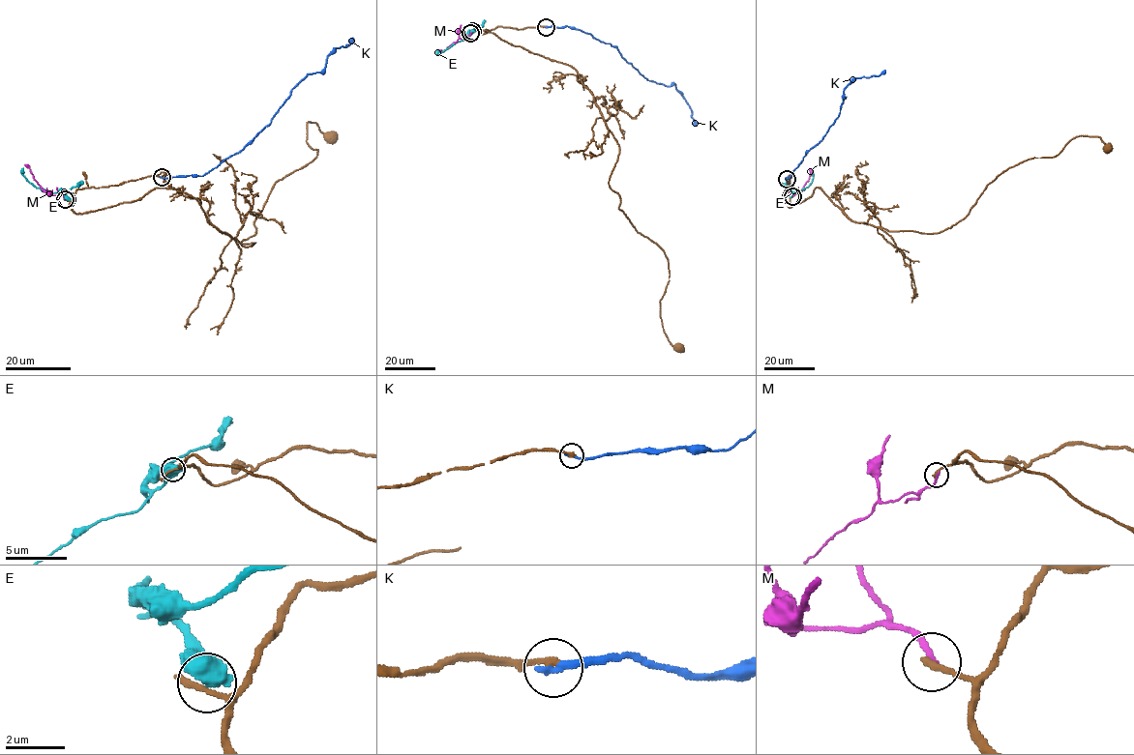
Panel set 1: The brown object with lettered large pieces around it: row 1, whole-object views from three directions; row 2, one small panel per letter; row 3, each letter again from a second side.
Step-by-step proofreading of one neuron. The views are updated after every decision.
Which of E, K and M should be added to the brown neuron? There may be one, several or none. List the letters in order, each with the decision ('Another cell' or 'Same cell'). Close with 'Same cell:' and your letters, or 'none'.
E: Another cell
K: Another cell
M: Another cell
Same cell: none

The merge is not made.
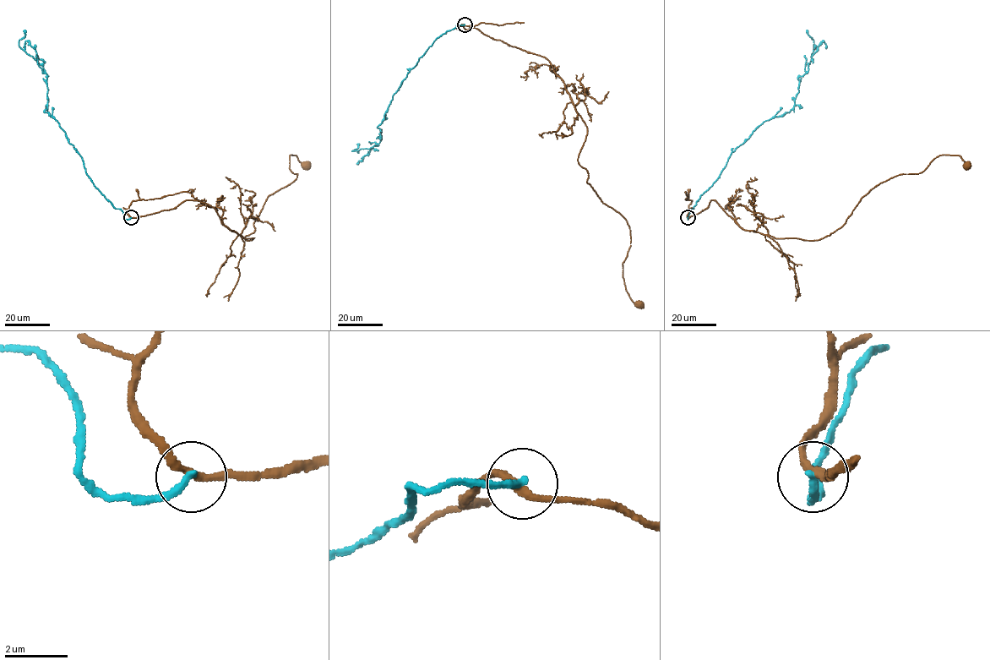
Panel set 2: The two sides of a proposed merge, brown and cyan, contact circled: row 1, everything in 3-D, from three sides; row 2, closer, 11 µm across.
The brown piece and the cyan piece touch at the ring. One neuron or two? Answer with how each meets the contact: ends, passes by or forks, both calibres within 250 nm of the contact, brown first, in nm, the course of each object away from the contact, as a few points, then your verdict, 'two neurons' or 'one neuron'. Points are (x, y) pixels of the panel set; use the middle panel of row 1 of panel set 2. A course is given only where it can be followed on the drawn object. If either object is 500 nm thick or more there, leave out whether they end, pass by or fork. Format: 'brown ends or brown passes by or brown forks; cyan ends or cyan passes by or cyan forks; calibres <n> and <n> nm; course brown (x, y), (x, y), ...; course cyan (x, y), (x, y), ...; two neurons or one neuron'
brown passes by; cyan ends; calibres 240 and 240 nm; course brown (464, 24), (543, 57), (564, 83), (586, 126), (578, 162), (587, 182), (630, 227), (623, 277), (639, 304); course cyan (464, 24), (456, 25), (436, 39), (407, 73), (378, 126), (381, 140), (377, 145), (352, 151), (357, 144); two neurons

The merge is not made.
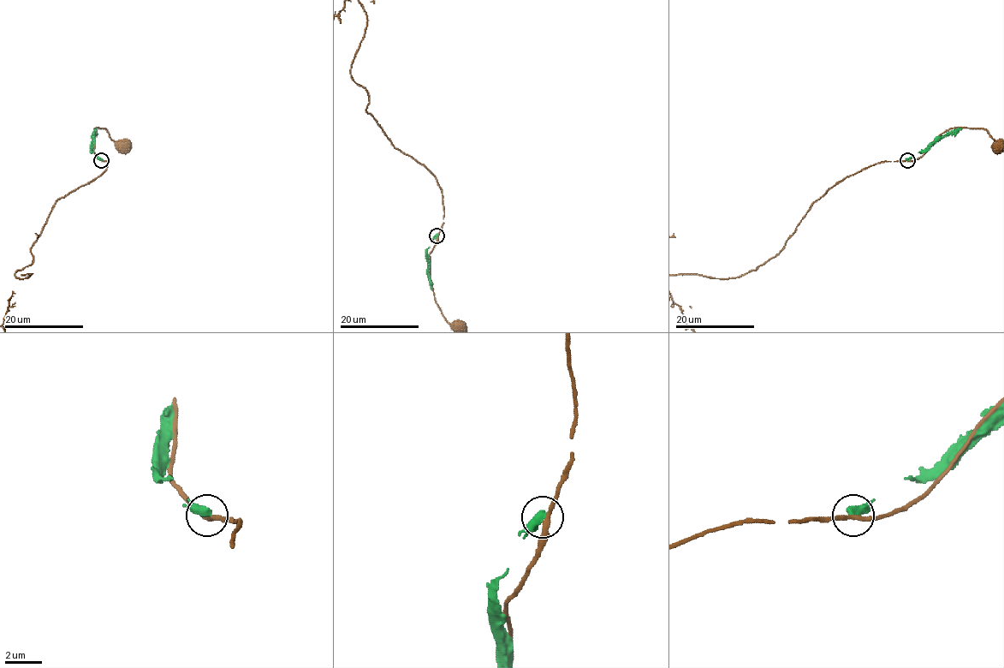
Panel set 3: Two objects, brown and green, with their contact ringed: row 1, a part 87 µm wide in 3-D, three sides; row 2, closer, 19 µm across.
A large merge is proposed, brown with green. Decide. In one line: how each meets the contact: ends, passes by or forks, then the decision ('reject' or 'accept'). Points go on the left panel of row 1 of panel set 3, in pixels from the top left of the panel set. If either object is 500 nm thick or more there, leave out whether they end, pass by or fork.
reject

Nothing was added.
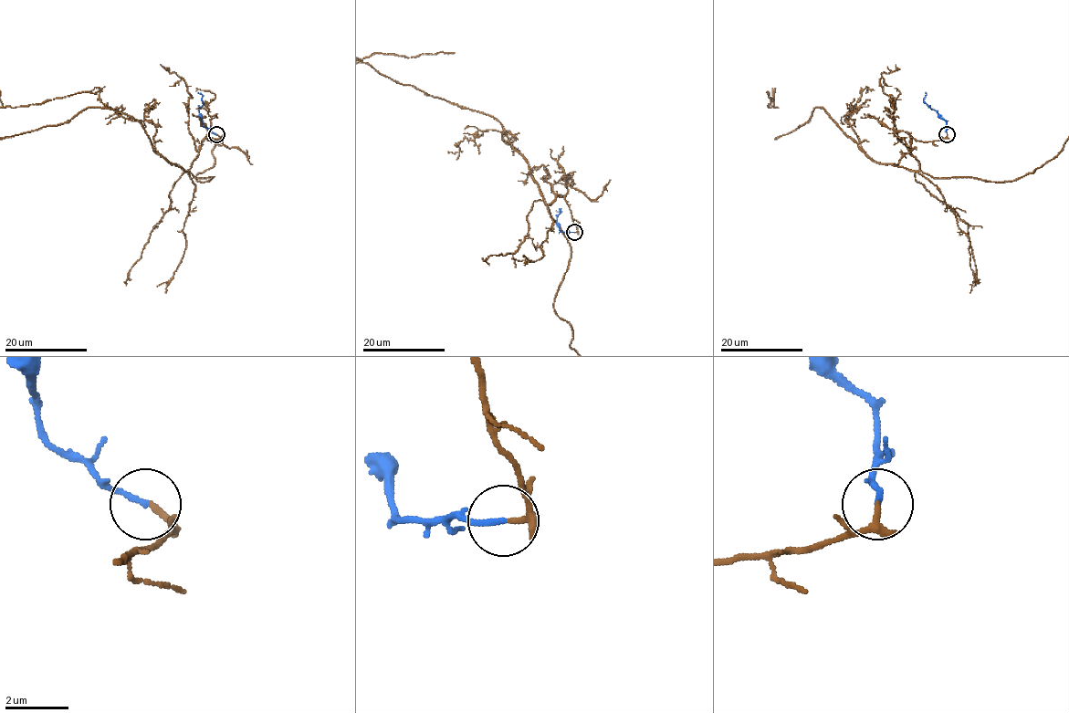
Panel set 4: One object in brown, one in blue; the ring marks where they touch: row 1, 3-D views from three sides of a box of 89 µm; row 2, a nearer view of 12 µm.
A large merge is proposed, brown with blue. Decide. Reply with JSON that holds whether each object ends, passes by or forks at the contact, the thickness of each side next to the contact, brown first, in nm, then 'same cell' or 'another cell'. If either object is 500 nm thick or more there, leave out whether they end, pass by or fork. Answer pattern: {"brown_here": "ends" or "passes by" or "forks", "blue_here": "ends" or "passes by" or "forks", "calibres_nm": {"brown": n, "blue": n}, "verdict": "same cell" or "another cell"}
{"brown_here": "passes by", "blue_here": "ends", "calibres_nm": {"brown": 120, "blue": 170}, "verdict": "same cell"}

